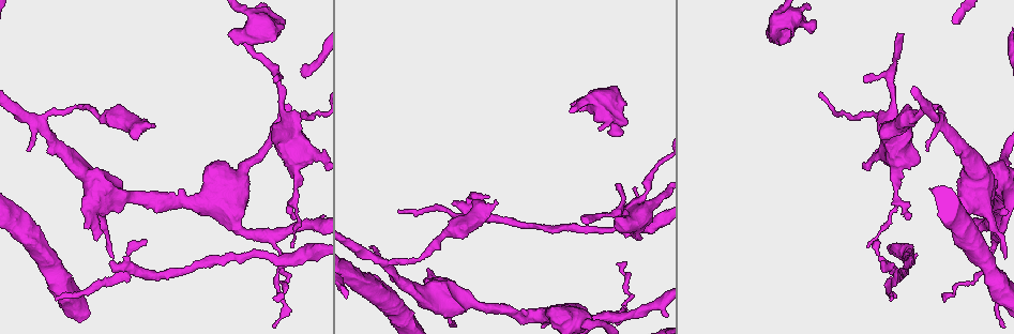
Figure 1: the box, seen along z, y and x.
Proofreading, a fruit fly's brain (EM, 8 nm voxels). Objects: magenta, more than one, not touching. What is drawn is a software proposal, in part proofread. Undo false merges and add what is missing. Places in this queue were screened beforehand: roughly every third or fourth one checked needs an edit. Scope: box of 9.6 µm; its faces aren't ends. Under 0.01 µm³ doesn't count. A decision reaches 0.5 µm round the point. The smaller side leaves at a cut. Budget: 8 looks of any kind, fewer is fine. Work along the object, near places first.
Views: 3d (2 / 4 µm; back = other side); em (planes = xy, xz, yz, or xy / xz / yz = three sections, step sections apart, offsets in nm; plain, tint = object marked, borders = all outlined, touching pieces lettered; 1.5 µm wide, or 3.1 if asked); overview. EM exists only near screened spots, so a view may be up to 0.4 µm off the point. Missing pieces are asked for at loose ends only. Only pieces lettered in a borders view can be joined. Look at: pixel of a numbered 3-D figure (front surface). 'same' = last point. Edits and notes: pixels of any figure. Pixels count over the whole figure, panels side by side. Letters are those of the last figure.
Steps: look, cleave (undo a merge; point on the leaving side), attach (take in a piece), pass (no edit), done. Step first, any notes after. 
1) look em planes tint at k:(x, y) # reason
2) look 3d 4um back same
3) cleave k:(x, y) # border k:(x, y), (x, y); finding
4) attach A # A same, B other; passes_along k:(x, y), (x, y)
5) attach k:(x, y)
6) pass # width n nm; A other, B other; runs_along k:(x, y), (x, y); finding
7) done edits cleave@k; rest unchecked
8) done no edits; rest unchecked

look em xz step 8 tint at 1:(871, 114)

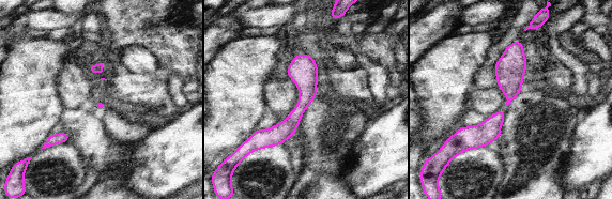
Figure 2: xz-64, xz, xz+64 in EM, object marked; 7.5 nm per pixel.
look em xz step 8 borders same # see the neighbours

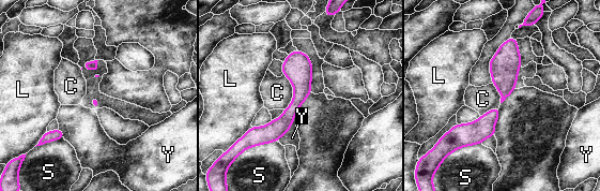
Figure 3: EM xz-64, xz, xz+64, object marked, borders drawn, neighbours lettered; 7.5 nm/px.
pass # C other, L other, S other, Y other; runs_along 3:(300, 54), (297, 101), (251, 137); continuous, no second cell

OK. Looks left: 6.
look 3d 4um at 1:(915, 164) # branch stops here

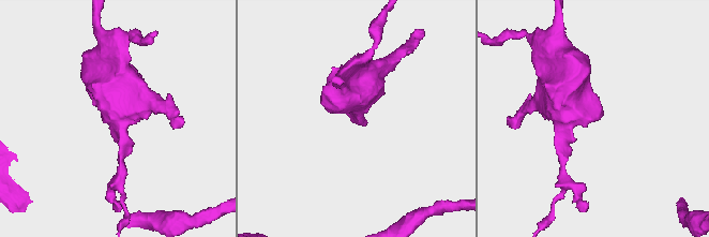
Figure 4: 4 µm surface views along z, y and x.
look em 3.1um yz step 16 tint at 4:(361, 117) # shape alone is not enough

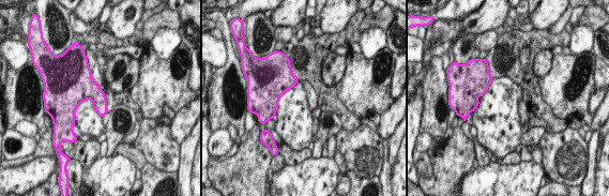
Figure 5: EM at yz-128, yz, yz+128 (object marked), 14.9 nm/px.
look em 3.1um yz step 16 borders same

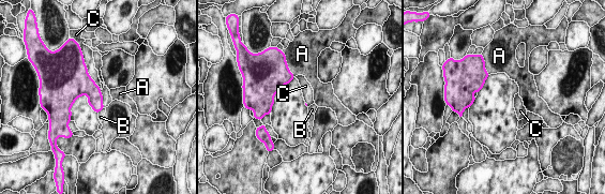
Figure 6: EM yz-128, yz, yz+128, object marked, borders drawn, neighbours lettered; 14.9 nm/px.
pass # A other, B other, C other; border 6:(84, 61), (87, 73), (100, 90); no lettered piece goes on from it

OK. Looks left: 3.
look em xy step 8 tint at 1:(883, 139) # stops while still wide

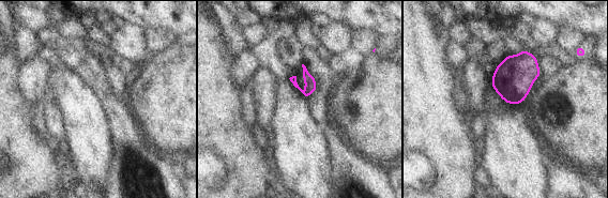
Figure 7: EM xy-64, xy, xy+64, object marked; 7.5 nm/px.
look em planes borders same

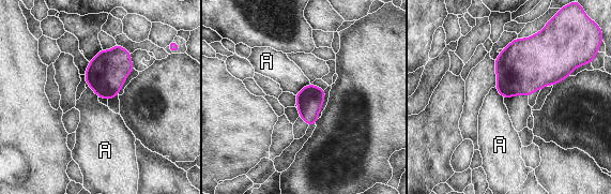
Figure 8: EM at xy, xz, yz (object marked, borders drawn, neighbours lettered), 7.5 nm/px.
pass # A other; border 8:(309, 83), (295, 95); no lettered piece goes on from it

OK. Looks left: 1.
done no edits; rest unchecked

